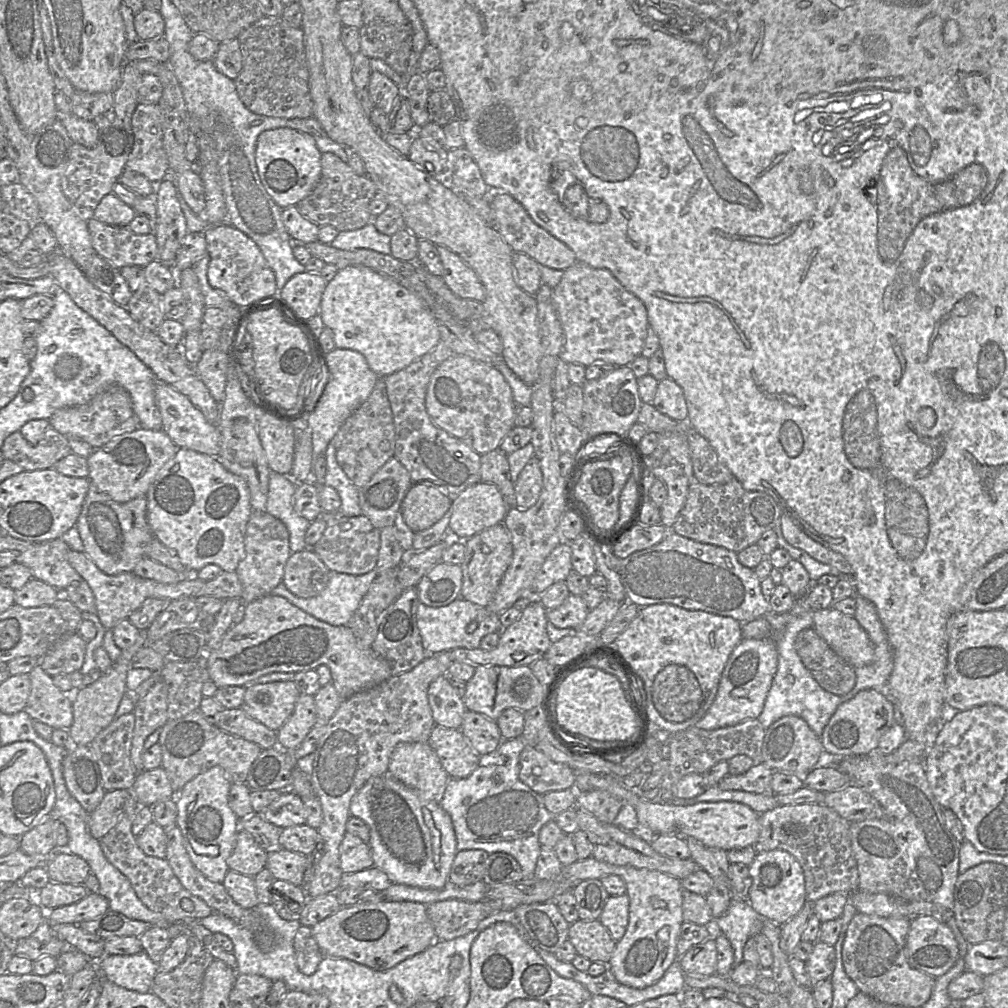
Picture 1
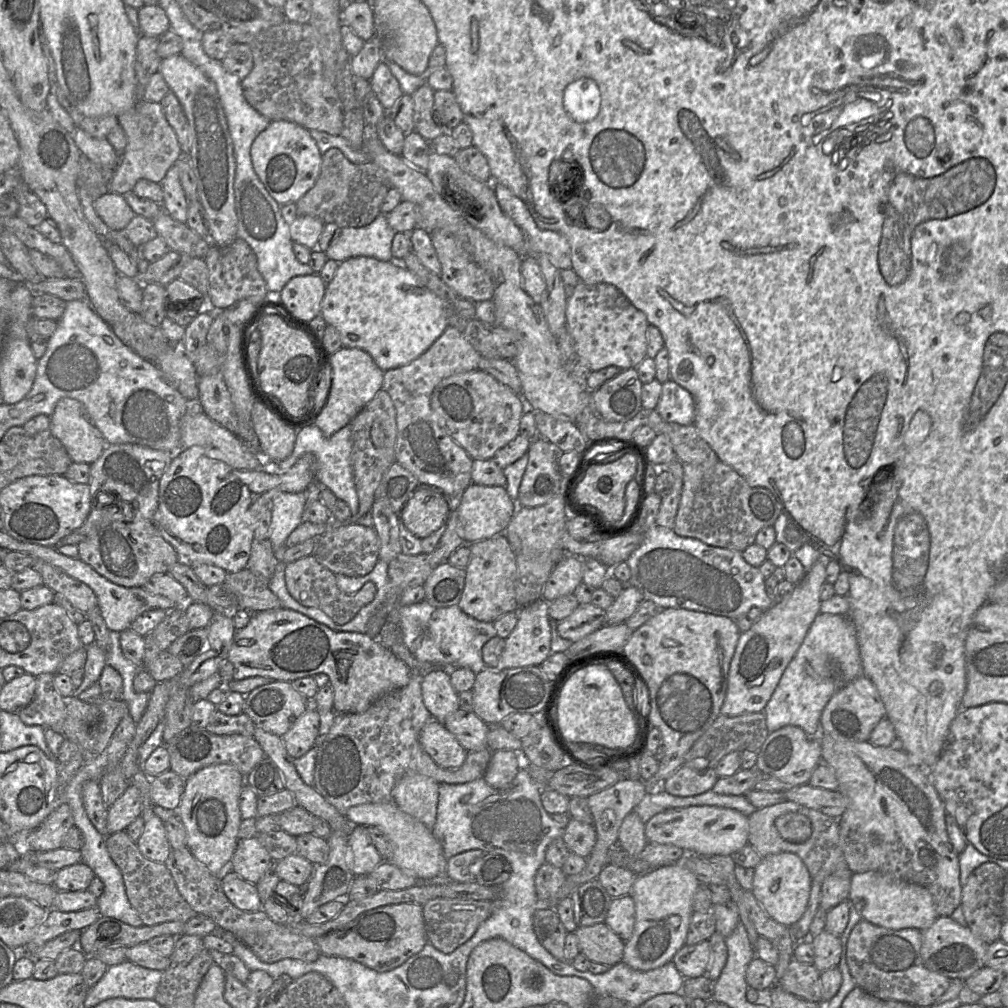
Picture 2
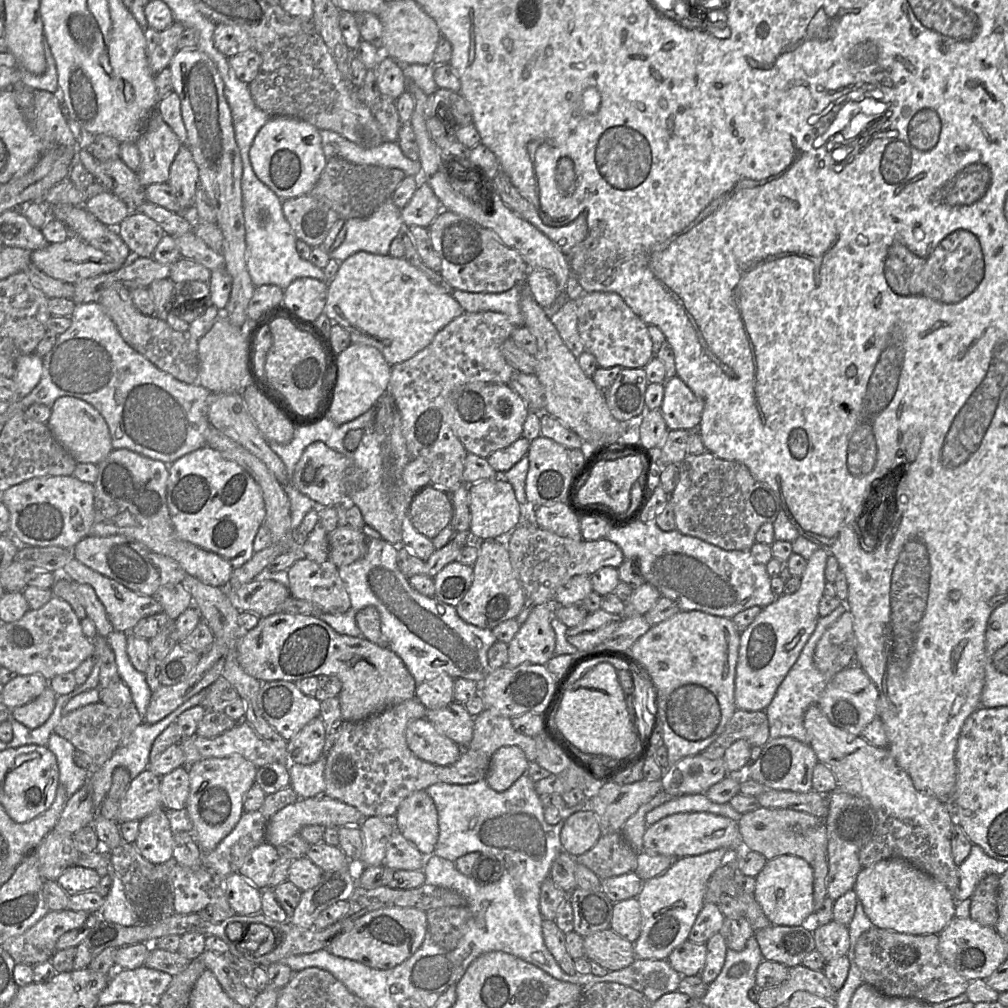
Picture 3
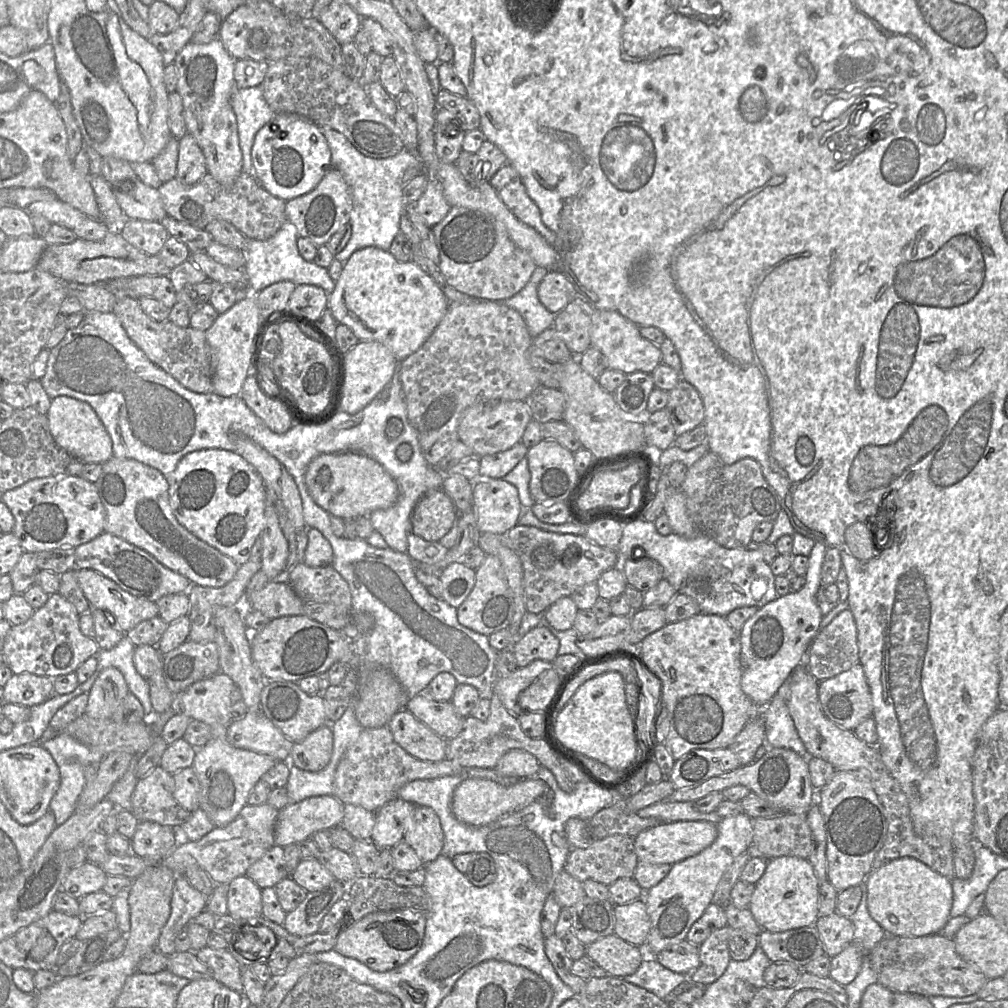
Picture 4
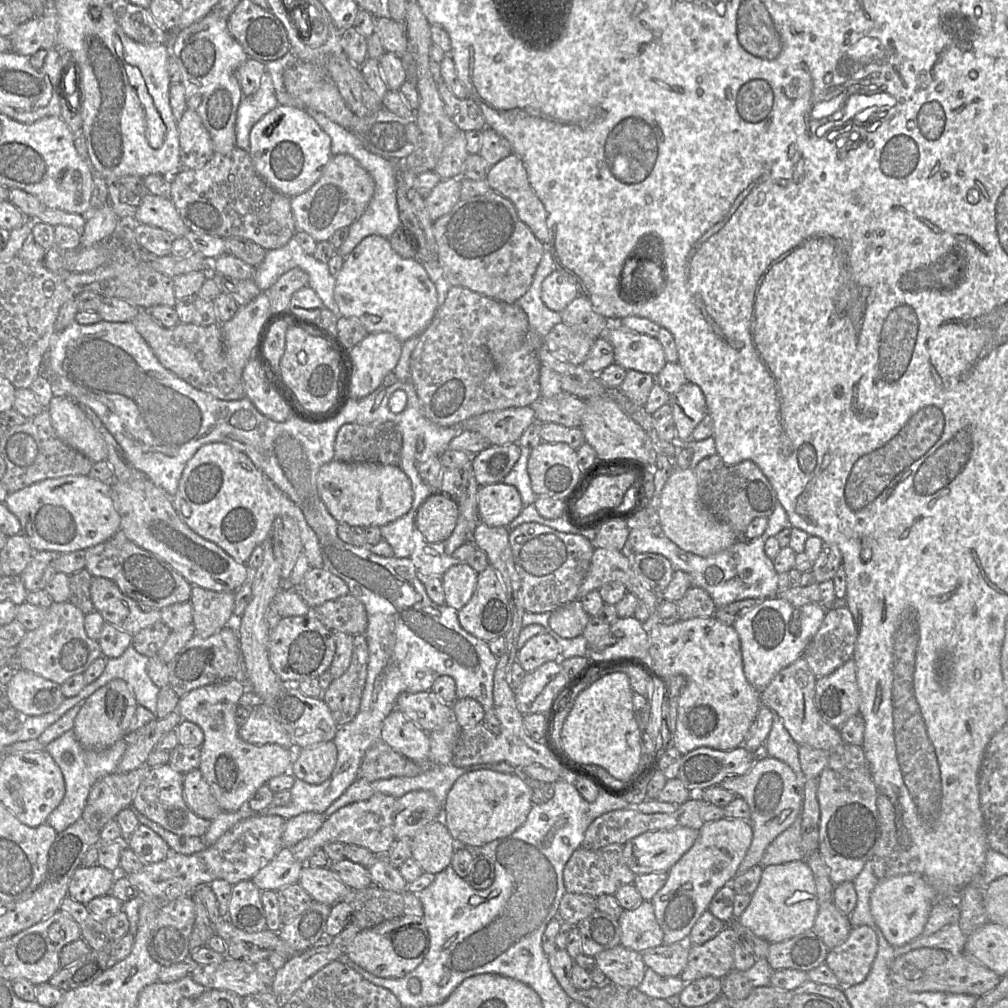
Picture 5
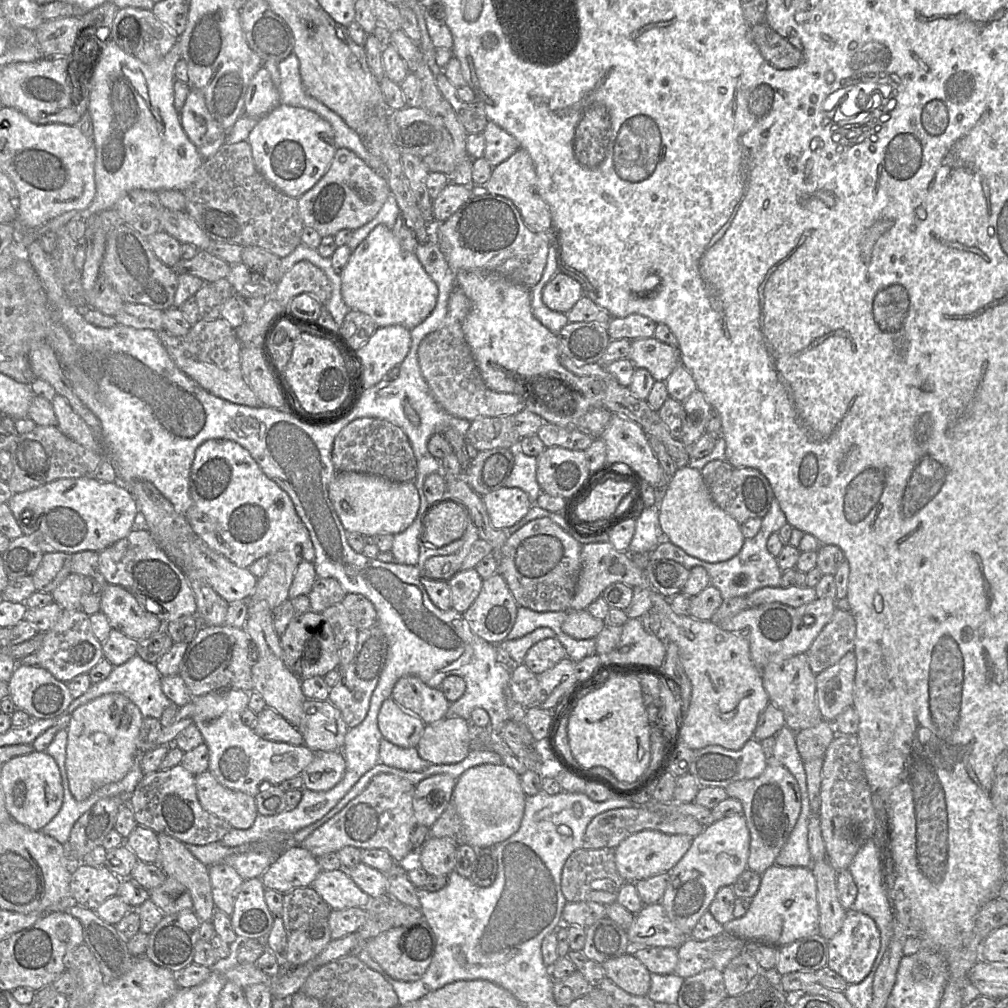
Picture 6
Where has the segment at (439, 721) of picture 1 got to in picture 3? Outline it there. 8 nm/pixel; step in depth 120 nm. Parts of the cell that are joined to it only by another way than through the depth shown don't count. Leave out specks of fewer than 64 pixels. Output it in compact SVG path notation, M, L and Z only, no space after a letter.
M442 673L417 685L415 697L427 710L442 708L454 701L454 678Z

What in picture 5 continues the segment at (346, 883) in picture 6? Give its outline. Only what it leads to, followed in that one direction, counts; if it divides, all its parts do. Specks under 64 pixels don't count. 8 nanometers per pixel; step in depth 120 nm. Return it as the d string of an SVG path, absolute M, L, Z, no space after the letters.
M305 864L298 883L312 900L329 906L349 899L353 892L329 867L312 867Z

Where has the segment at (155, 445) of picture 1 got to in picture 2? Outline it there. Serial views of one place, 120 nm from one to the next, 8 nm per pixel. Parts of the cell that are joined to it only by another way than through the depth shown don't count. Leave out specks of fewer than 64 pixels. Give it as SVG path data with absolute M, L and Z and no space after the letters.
M108 444L100 457L90 465L91 510L86 521L62 538L56 546L78 545L97 525L107 525L111 522L129 523L140 519L153 521L158 507L160 479L173 458L174 454L171 452L136 444Z

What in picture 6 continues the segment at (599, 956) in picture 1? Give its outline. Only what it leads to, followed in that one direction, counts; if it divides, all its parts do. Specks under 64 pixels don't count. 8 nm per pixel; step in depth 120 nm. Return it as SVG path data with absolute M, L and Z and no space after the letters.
M631 951L601 964L605 977L624 991L645 996L650 988L650 972Z

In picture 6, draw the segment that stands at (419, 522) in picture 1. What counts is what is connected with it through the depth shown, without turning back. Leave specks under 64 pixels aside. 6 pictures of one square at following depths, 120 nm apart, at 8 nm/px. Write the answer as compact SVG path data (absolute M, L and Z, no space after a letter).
M448 496L430 505L422 519L425 539L440 548L460 539L467 527L470 514L457 500Z

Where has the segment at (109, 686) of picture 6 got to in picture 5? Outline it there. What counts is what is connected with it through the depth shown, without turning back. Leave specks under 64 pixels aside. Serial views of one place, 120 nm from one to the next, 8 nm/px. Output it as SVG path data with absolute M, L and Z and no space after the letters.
M129 646L124 653L113 659L106 659L106 666L100 677L93 682L94 689L83 697L89 698L98 689L112 680L124 680L131 688L138 705L156 715L160 688L150 679L147 666L149 658Z

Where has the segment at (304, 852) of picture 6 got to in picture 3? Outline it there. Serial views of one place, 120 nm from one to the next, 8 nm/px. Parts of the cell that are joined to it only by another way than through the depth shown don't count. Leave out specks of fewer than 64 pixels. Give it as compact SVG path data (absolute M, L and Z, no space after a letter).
M267 841L252 849L238 873L260 890L269 888L269 880L280 859L277 847Z

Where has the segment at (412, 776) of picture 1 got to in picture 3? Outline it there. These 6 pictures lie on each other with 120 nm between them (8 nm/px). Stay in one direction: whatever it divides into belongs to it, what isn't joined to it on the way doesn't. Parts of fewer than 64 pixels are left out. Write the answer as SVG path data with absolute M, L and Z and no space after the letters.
M425 790L407 796L393 820L396 829L423 855L433 854L439 836L438 813L433 799Z

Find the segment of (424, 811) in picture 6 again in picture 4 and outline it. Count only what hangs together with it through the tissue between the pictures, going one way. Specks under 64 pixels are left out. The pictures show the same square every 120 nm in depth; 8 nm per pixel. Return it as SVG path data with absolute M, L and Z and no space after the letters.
M395 799L375 812L371 841L379 851L391 849L403 841L408 817L415 807L411 802Z

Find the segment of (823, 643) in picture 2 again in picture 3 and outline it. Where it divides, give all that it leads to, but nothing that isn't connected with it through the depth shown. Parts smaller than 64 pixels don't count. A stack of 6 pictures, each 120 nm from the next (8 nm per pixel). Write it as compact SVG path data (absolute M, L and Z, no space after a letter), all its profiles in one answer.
M842 602L829 615L818 618L816 627L802 648L798 659L777 688L771 703L764 710L768 719L770 739L791 737L803 744L810 744L807 731L804 727L805 712L811 705L818 704L819 698L827 683L833 677L825 676L816 668L813 662L814 650L823 633L832 626L845 611L847 611L847 606L845 602Z

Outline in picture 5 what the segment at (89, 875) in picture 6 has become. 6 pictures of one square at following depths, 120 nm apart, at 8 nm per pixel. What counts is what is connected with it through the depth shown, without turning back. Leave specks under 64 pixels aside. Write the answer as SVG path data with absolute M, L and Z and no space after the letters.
M99 865L80 866L70 879L68 896L86 905L97 897L110 894L114 881L119 875Z

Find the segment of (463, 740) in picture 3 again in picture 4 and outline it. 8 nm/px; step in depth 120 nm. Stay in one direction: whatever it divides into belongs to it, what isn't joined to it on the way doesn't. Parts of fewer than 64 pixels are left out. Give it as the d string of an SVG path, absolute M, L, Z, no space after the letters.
M416 695L409 699L405 709L445 740L457 737L463 729L465 718L456 712L451 701L437 702L424 695Z

